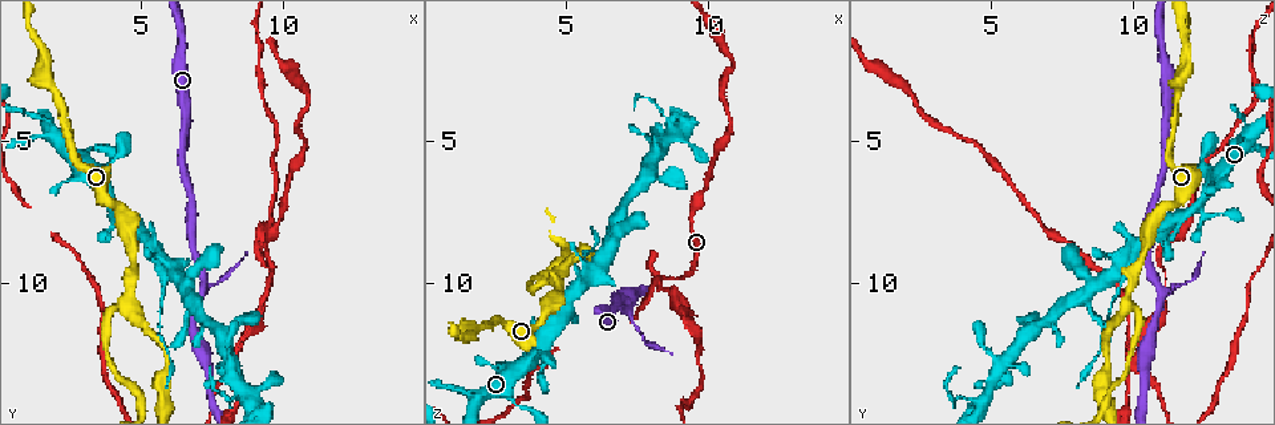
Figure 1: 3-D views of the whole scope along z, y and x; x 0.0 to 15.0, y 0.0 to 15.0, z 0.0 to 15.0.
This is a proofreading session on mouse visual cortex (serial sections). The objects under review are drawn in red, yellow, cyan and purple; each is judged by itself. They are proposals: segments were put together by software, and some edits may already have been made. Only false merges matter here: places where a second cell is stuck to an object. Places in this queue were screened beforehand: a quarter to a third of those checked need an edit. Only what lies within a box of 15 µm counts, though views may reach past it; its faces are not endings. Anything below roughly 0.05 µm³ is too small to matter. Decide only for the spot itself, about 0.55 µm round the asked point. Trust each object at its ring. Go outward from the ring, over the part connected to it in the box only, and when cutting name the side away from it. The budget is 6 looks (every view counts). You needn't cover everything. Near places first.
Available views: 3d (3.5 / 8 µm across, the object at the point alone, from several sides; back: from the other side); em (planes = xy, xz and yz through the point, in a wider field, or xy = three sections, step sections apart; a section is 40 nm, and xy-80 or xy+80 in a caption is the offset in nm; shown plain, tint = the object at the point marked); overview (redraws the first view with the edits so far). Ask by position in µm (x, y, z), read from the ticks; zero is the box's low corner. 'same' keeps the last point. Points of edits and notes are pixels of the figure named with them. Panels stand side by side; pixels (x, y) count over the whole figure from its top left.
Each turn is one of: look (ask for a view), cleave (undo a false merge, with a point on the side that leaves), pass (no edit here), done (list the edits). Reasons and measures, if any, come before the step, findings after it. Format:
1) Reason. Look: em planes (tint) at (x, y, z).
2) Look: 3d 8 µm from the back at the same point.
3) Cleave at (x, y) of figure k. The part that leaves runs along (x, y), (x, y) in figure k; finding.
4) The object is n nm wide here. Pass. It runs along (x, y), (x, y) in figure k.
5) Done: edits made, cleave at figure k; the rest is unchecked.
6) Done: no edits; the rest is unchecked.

Abrupt turn. Look: 3d 3.5 µm at (5.9, 12.3, 8.8).

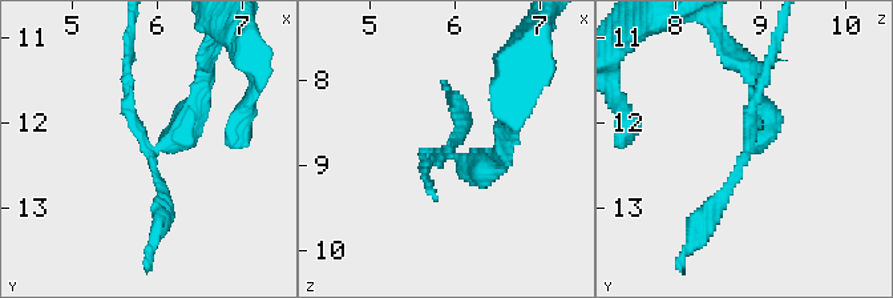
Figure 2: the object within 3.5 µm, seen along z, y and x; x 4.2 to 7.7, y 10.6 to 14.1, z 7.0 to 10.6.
Cleave at (424, 152) of figure 2. The part that leaves runs along (448, 153), (461, 109), (444, 85) in figure 2; two cells meet here.

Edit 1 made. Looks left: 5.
See it whole again. Look: overview.

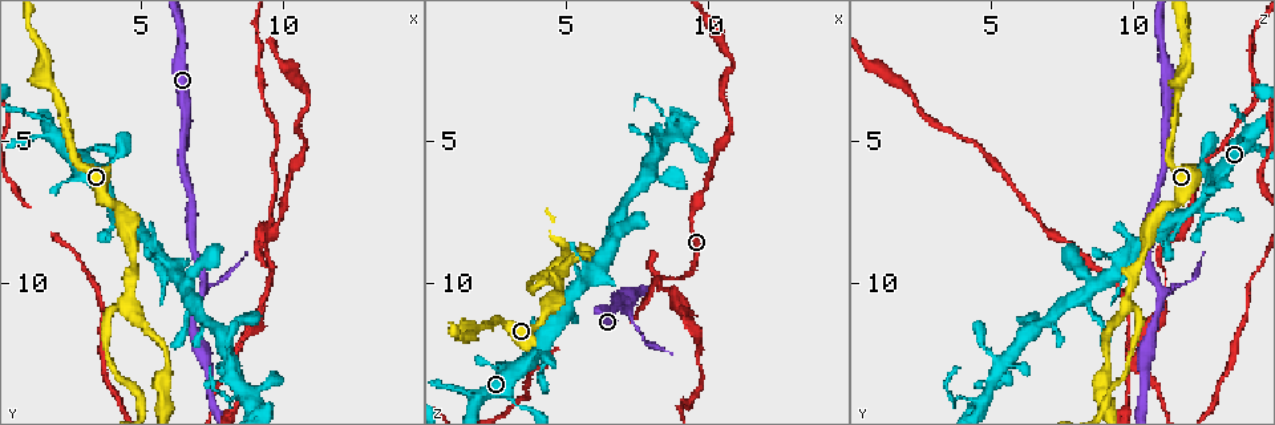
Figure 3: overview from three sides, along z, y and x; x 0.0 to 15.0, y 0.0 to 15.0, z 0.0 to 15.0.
Sudden change in width. Look: 3d 3.5 µm from the back at (8.2, 12.6, 10.0).

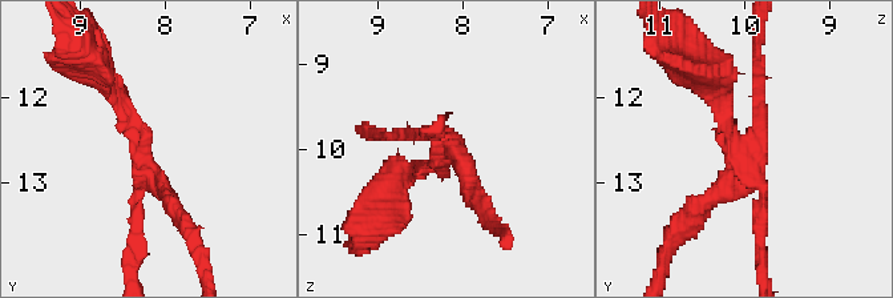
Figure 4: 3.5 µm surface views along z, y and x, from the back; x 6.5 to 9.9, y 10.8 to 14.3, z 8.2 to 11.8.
4 arms meet here; the arms are 150, 150, 200, 200 nm wide. Look: em xy step 3 (plain) at (8.25, 12.55, 10.00).

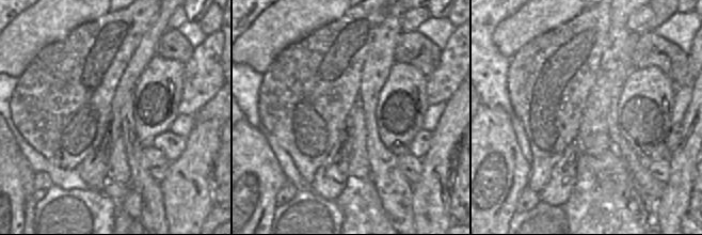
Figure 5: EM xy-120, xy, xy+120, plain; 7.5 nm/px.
Look: em xy step 3 (tint) at the same point.

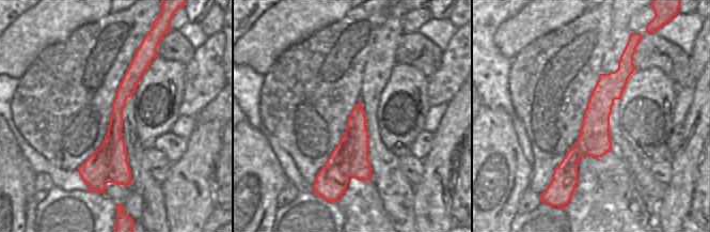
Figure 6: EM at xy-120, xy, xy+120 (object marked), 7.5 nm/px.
Cleave at (760, 228) of figure 4. Two cells meet here.

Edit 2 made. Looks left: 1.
Done: edits made, cleave at figure 2, cleave at figure 4; the rest is unchecked.

